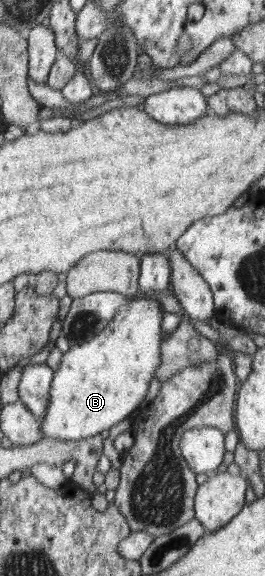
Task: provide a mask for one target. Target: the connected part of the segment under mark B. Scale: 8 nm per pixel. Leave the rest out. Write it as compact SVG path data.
M135 293L97 338L71 346L63 354L51 385L47 413L41 421L42 436L79 440L100 434L113 425L124 427L123 419L143 401L161 365L164 312L158 300Z

